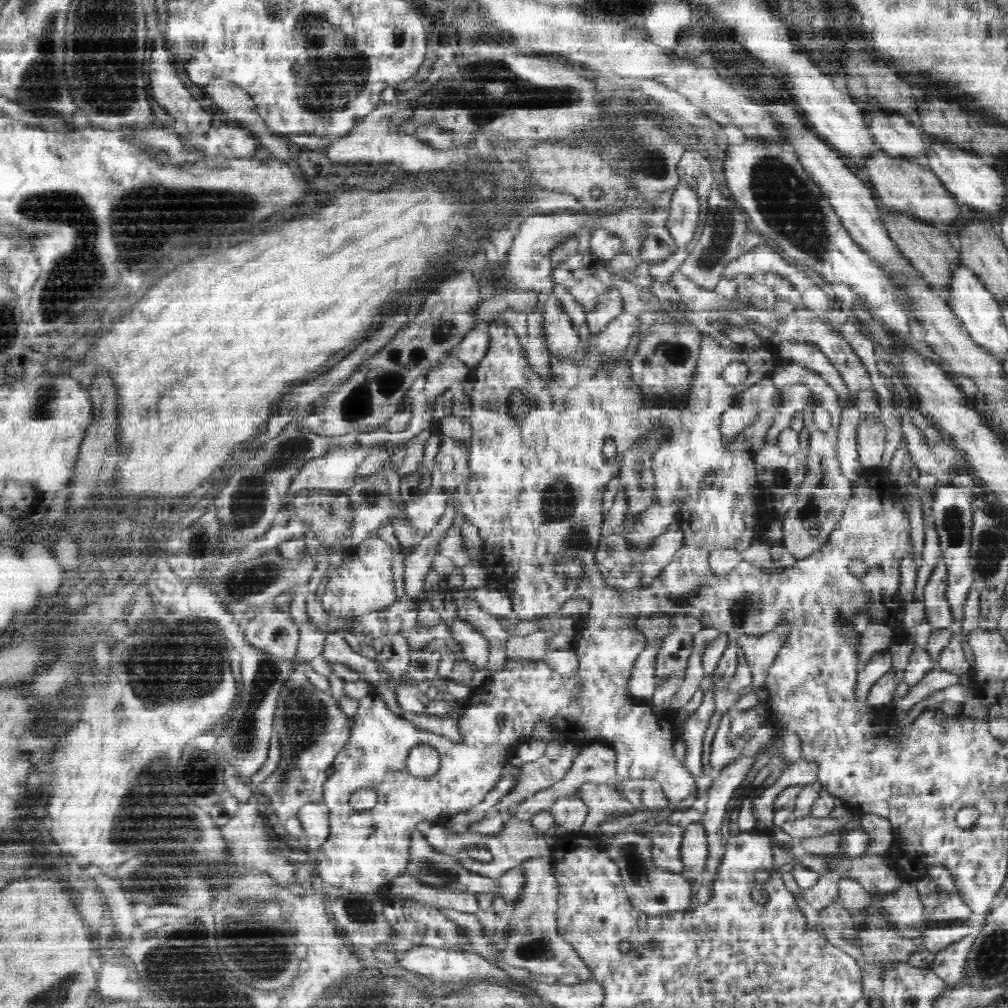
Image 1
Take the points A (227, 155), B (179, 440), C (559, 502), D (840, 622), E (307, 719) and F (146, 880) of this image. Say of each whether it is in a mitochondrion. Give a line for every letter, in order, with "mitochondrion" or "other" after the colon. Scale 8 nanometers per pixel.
A: other
B: other
C: mitochondrion
D: mitochondrion
E: mitochondrion
F: mitochondrion

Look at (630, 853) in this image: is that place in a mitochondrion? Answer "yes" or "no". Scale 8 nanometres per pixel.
yes

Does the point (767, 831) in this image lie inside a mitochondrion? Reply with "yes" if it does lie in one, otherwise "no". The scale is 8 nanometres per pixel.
no

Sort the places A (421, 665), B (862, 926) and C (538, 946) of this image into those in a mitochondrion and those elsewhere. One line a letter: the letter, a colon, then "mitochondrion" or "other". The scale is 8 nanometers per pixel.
A: other
B: other
C: mitochondrion

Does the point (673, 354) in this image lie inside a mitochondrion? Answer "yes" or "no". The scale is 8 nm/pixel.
yes

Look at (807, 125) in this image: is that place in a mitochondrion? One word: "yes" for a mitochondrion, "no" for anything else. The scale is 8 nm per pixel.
no

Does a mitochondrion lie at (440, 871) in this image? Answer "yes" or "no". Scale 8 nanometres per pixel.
yes

